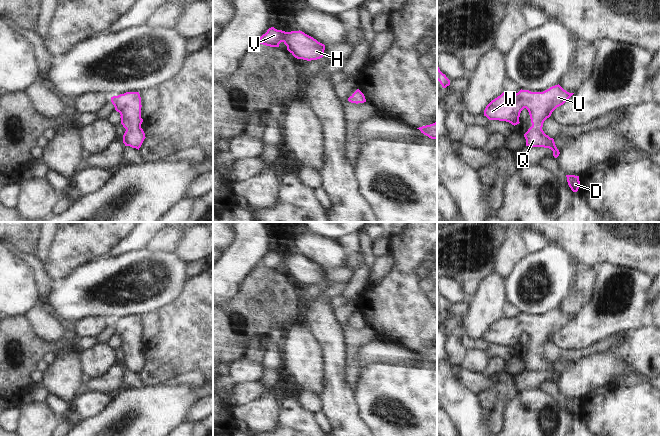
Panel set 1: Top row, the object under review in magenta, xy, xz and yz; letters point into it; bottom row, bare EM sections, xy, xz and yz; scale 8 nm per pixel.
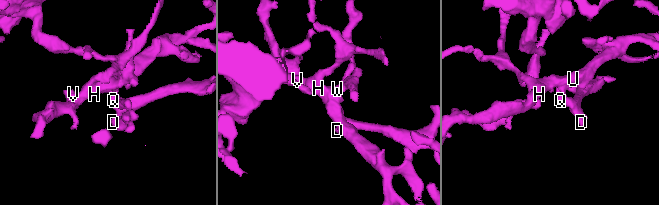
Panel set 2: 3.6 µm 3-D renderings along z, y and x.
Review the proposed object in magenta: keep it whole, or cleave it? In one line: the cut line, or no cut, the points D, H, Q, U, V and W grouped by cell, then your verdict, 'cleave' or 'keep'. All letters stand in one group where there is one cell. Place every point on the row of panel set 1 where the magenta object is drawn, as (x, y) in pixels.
no cut | D H Q U V W | keep

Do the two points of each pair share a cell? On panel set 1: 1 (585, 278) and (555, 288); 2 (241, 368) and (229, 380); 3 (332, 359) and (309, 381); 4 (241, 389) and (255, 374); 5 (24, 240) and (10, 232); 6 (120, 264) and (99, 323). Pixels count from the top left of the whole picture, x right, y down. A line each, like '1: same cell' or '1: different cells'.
1: different cells
2: same cell
3: different cells
4: different cells
5: same cell
6: different cells

